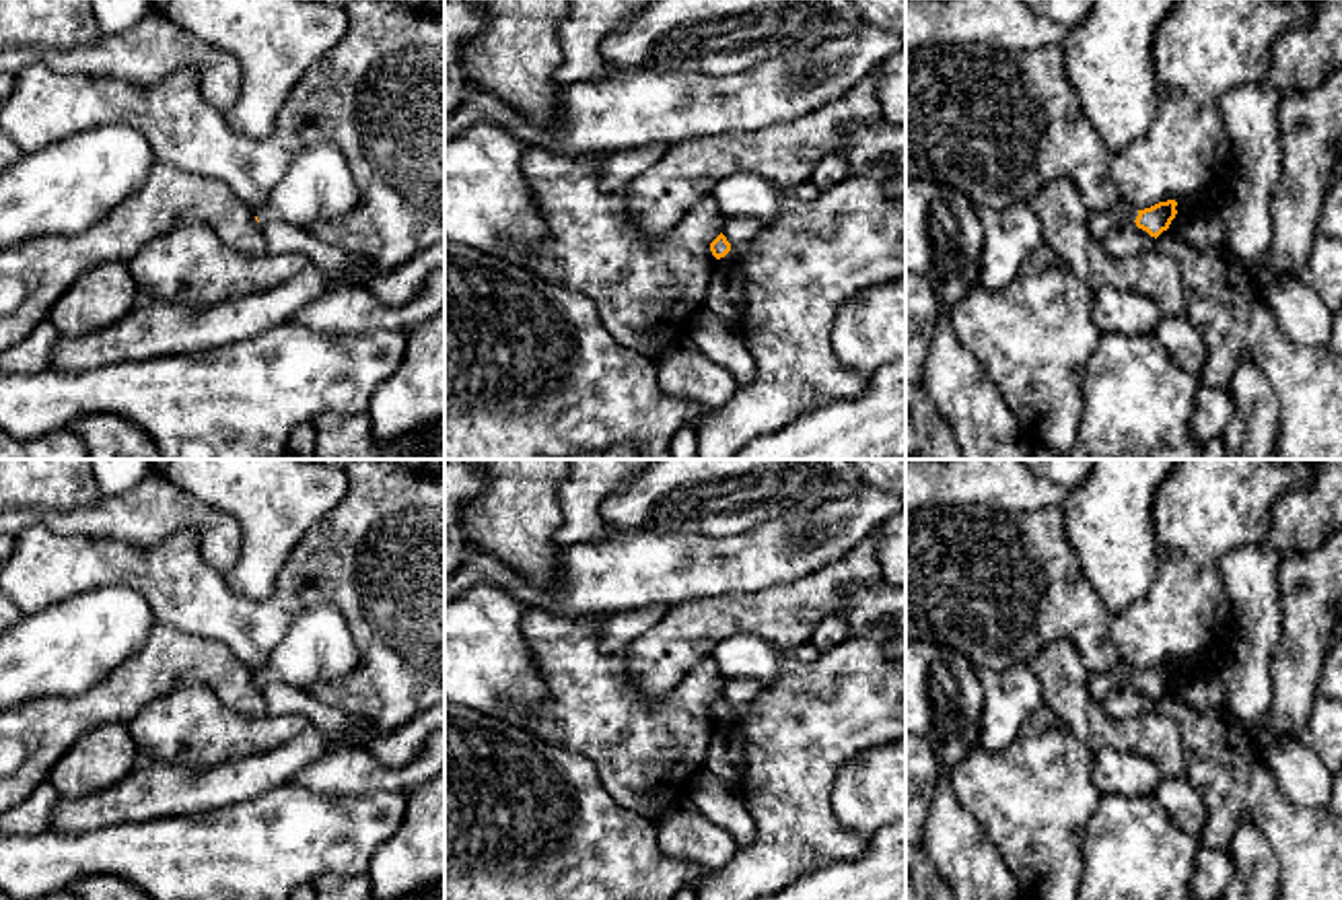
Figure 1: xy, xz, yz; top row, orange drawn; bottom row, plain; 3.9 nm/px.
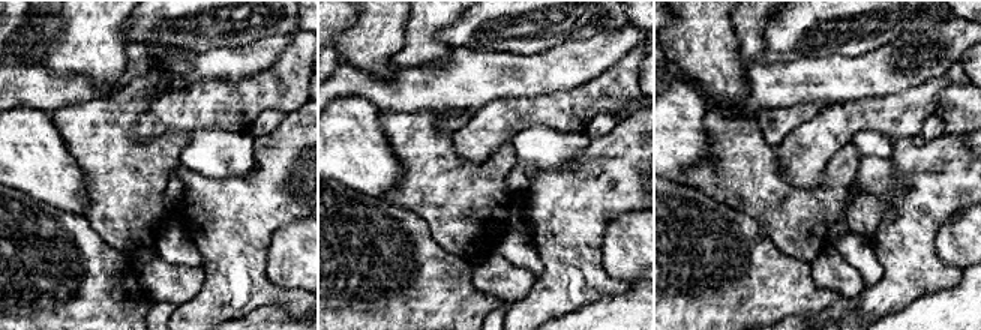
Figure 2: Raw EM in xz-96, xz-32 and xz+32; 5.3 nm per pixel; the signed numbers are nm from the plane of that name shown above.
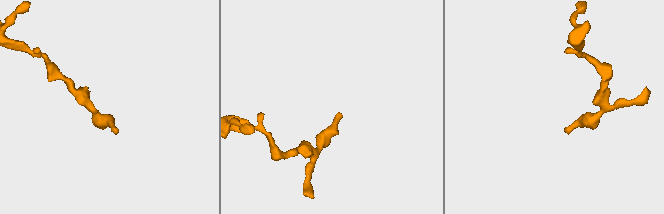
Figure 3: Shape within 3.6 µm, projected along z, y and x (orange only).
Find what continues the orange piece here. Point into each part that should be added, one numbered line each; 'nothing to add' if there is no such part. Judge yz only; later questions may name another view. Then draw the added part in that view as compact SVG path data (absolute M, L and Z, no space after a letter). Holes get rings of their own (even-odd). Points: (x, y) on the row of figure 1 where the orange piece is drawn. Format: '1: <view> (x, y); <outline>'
1: yz (1100, 223); M1124 198L1118 200L1107 212L1089 212L1089 233L1097 243L1107 241L1107 237L1122 224L1134 222L1138 210L1130 206Z

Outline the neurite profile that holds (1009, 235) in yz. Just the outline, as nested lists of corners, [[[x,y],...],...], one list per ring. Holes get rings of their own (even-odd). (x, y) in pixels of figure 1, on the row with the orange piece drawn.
[[[1013,202],[1004,208],[976,208],[982,222],[980,286],[1006,288],[1019,274],[1021,264],[1044,243],[1044,227],[1027,204]]]

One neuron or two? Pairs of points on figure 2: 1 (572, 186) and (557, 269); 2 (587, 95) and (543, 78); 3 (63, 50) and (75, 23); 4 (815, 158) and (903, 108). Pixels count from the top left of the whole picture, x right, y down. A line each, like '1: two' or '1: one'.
1: one
2: two
3: one
4: one

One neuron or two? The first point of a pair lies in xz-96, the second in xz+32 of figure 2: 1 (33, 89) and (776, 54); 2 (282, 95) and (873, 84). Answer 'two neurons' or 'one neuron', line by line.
1: two neurons
2: two neurons

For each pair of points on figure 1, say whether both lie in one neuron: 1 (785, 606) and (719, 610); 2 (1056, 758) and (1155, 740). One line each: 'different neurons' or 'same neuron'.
1: same neuron
2: different neurons

